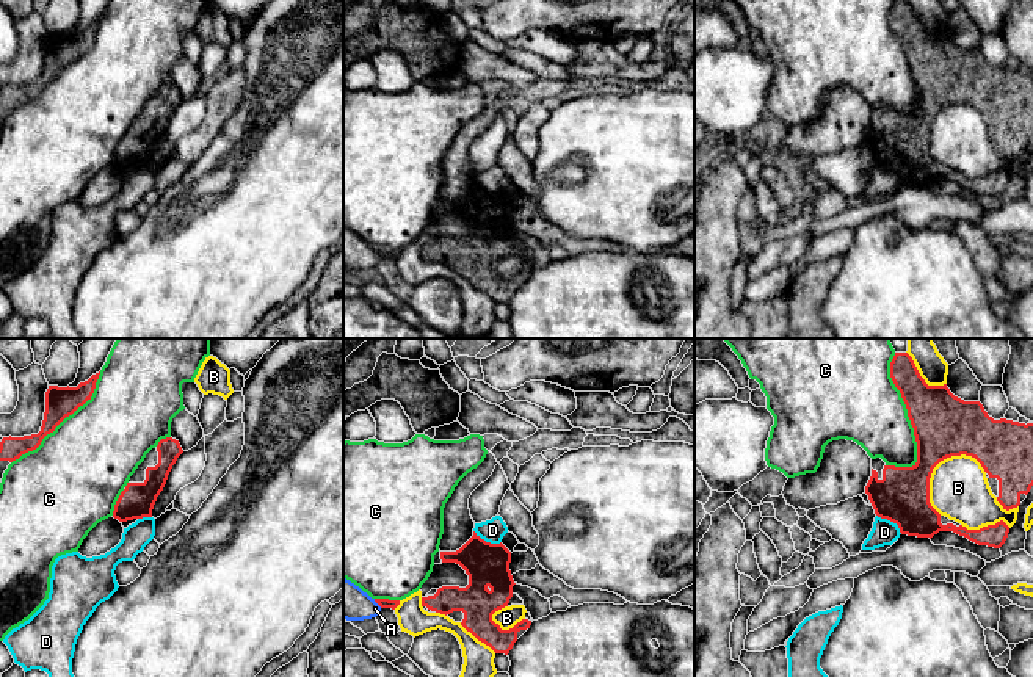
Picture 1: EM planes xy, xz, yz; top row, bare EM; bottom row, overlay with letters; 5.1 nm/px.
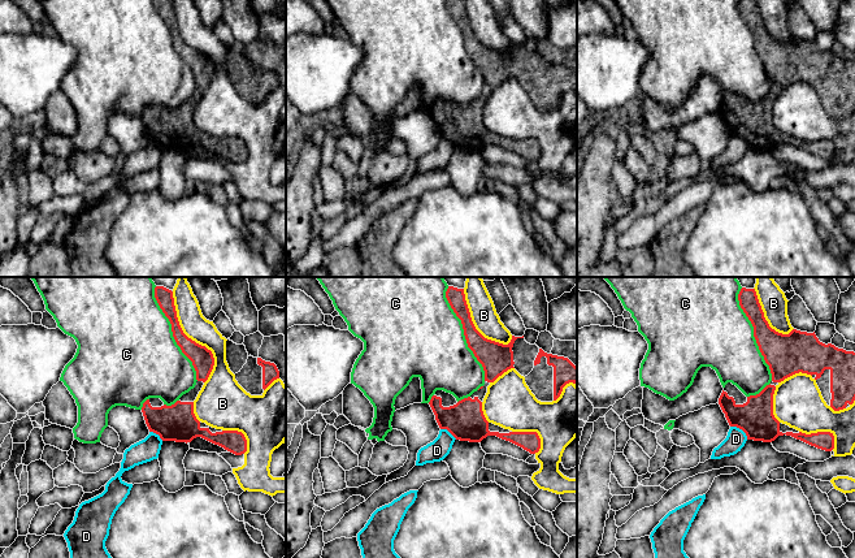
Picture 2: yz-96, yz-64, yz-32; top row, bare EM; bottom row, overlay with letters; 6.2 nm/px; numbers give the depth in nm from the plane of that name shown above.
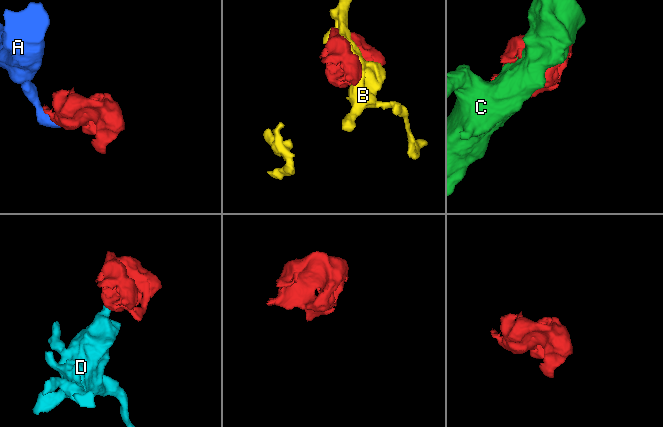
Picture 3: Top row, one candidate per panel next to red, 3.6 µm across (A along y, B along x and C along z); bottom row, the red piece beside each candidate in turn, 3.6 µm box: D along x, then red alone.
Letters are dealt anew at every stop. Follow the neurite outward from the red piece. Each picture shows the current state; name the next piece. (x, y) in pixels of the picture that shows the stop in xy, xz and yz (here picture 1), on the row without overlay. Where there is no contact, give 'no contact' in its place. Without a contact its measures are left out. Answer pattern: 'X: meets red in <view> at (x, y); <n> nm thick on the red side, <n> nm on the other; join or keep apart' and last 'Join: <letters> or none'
A: meets red in xz at (378, 253); 50 nm thick on the red side, 190 nm on the other; keep apart
B: meets red in yz at (931, 121); 320 nm thick on the red side, 300 nm on the other; keep apart
C: meets red in yz at (908, 60); 320 nm thick on the red side, 400 nm on the other; keep apart
D: meets red in yz at (891, 170); 280 nm thick on the red side, 130 nm on the other; keep apart
Join: none

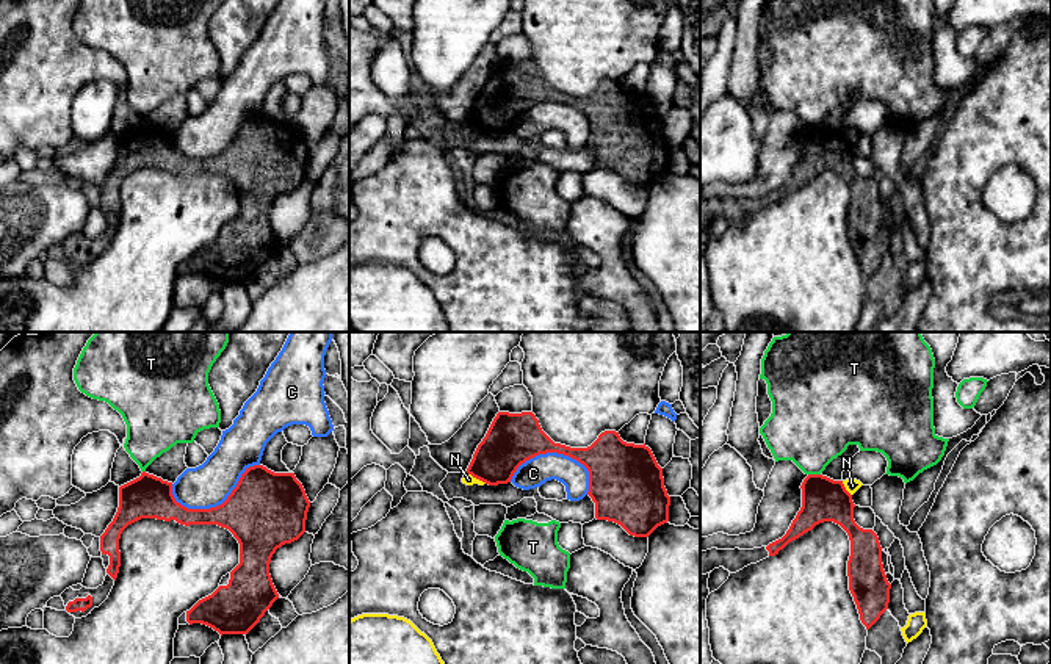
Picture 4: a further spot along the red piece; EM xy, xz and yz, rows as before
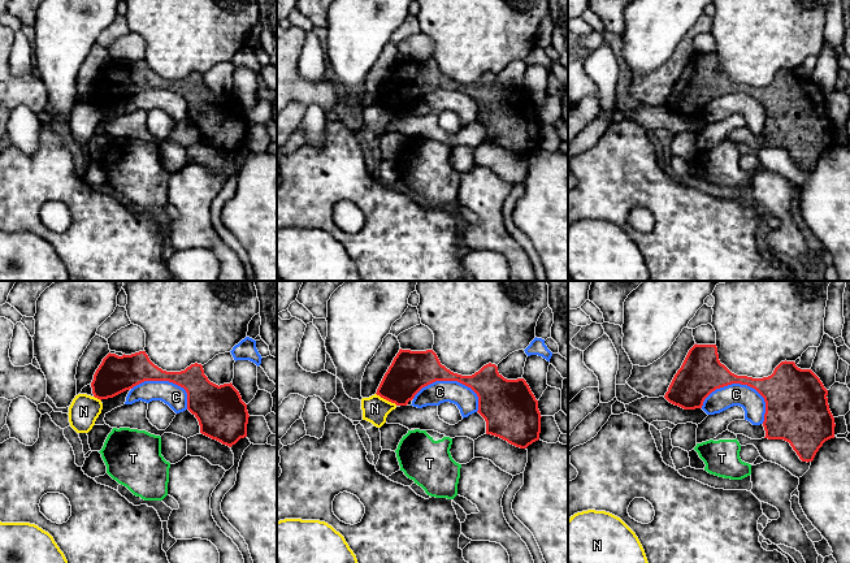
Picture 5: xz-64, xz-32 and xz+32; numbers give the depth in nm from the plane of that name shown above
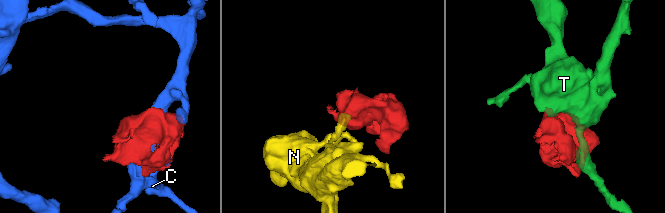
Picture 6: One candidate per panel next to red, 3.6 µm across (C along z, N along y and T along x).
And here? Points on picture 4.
C: meets red in xy at (220, 154); 400 nm thick on the red side, 220 nm on the other; keep apart
N: meets red in xz at (476, 127); 260 nm thick on the red side, 60 nm on the other; keep apart
T: meets red in yz at (815, 124); 220 nm thick on the red side, 400 nm on the other; keep apart
Join: none

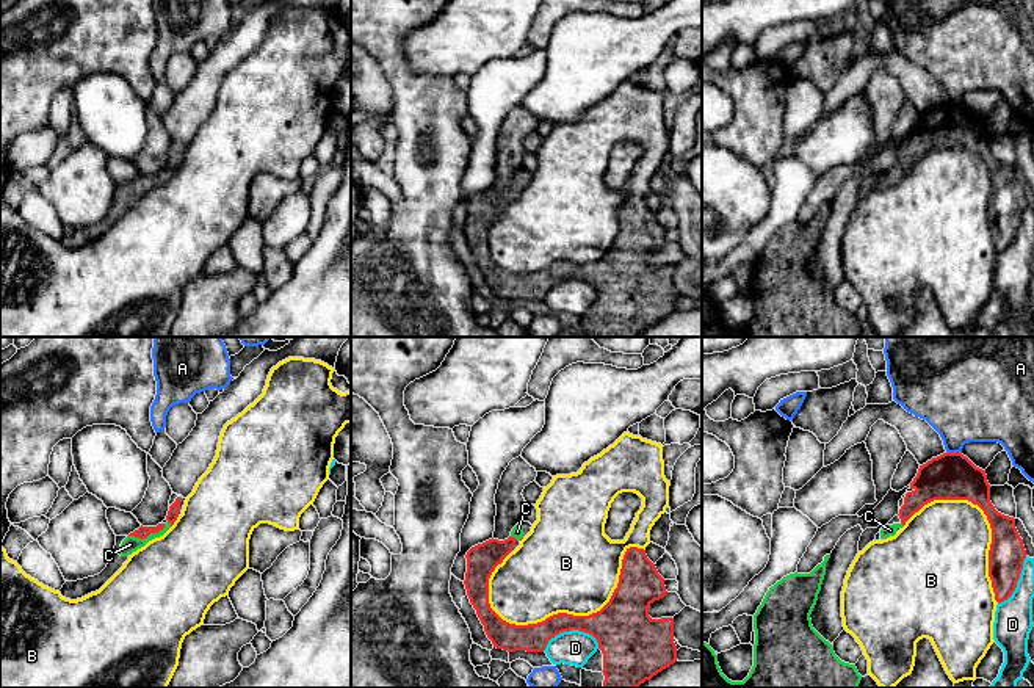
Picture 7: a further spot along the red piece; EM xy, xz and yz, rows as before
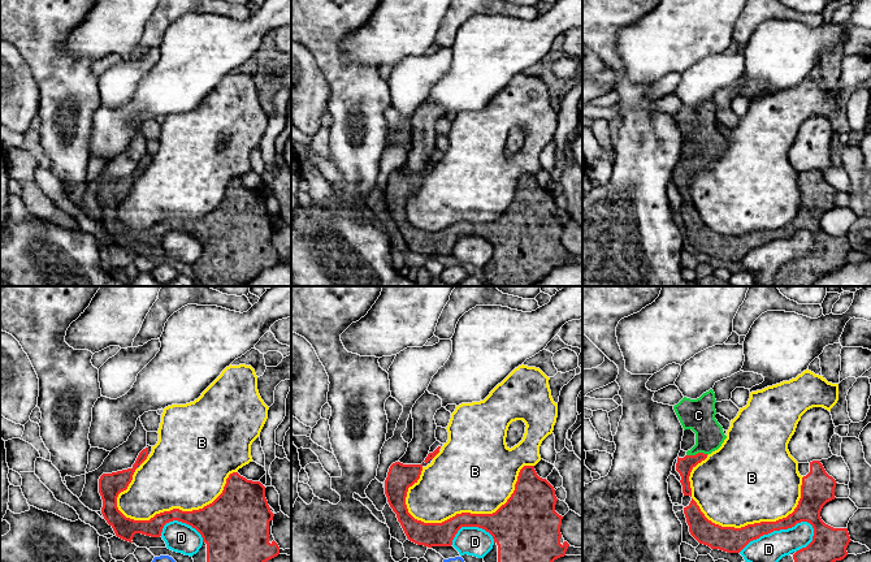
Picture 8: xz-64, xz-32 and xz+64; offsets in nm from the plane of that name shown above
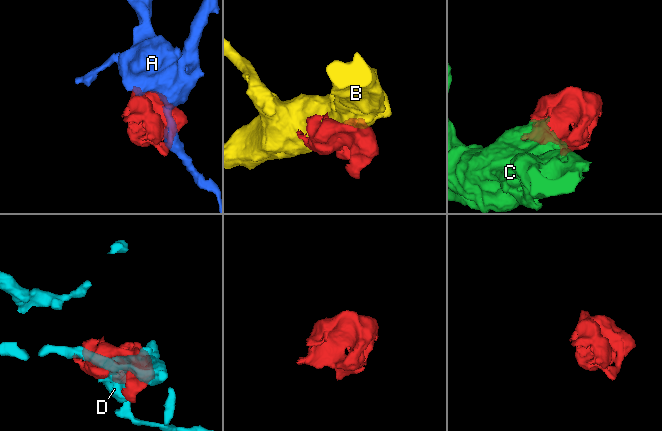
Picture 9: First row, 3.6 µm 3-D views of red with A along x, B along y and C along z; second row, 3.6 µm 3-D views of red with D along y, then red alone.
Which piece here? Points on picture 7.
A: meets red in yz at (954, 102); 240 nm thick on the red side, 380 nm on the other; keep apart
B: meets red in xz at (567, 264); 240 nm thick on the red side, 480 nm on the other; keep apart
C: meets red in xy at (148, 184); 60 nm thick on the red side, 90 nm on the other; join
D: meets red in xz at (569, 279); 260 nm thick on the red side, 180 nm on the other; keep apart
Join: C

